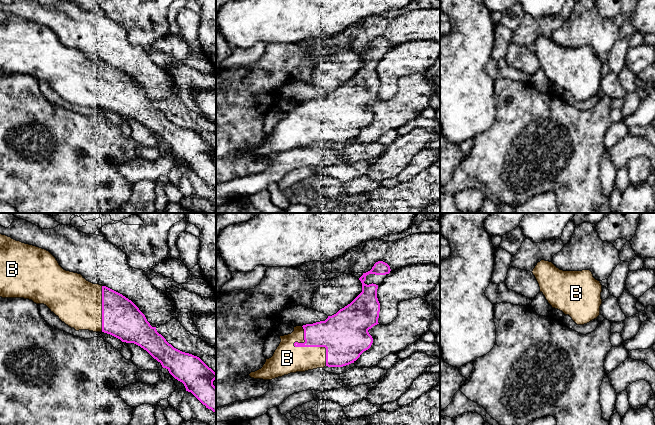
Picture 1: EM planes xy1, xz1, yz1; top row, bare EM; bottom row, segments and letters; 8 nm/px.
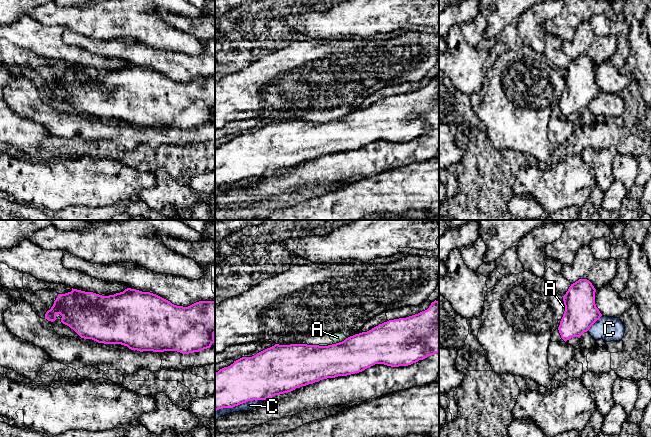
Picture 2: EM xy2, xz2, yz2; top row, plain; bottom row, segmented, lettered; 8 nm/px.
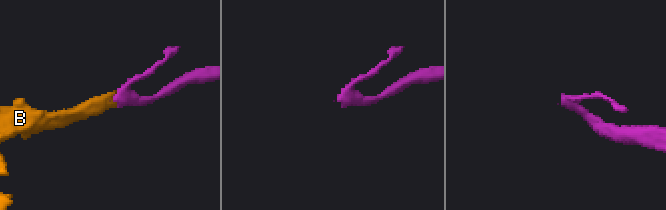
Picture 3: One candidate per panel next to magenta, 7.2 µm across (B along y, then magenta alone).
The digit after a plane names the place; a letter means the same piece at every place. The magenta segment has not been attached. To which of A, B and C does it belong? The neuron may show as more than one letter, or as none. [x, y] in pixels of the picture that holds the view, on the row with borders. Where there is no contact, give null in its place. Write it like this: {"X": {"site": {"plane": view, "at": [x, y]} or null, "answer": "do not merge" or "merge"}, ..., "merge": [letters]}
{"A": {"site": {"plane": "xz2", "at": [339, 342]}, "answer": "do not merge"}, "B": {"site": {"plane": "xz1", "at": [305, 346]}, "answer": "merge"}, "C": {"site": {"plane": "xz2", "at": [239, 404]}, "answer": "do not merge"}, "merge": ["B"]}

